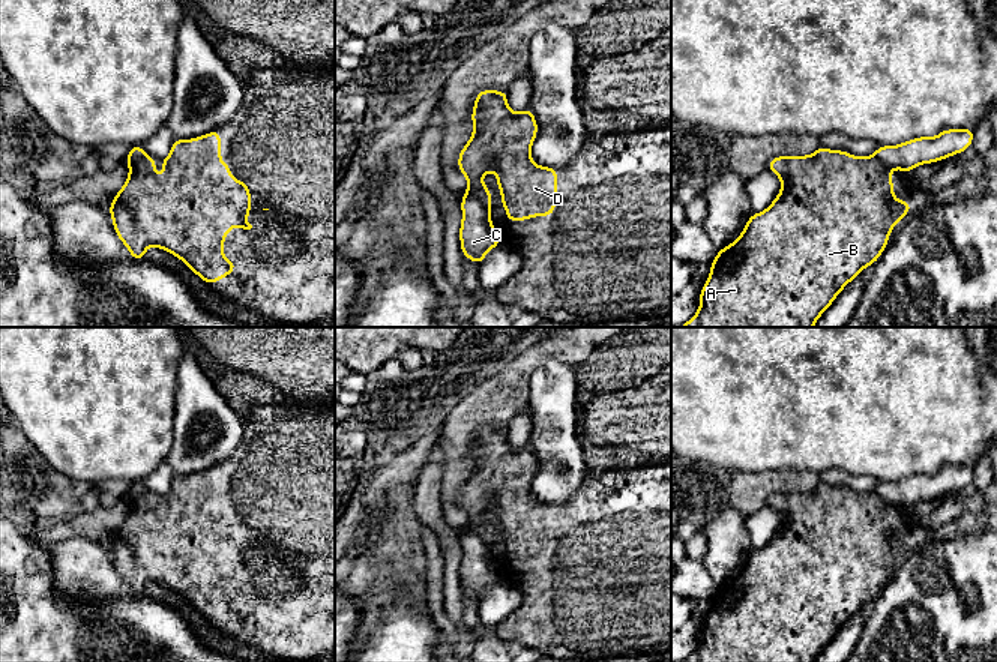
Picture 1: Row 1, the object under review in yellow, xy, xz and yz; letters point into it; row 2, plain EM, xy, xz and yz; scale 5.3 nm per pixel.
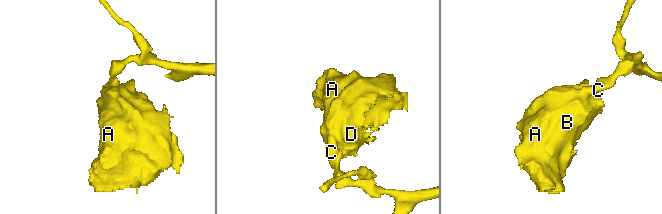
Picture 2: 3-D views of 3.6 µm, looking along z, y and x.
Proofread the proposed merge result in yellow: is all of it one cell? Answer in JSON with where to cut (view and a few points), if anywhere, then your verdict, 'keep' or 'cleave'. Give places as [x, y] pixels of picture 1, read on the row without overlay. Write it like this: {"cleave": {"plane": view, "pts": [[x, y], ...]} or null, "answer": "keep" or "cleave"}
{"cleave": {"plane": "xz", "pts": [[466, 527], [476, 532], [487, 544]]}, "answer": "cleave"}

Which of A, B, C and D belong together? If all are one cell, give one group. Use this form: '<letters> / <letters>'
A B D / C

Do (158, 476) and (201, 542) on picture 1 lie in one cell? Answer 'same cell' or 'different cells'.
different cells

